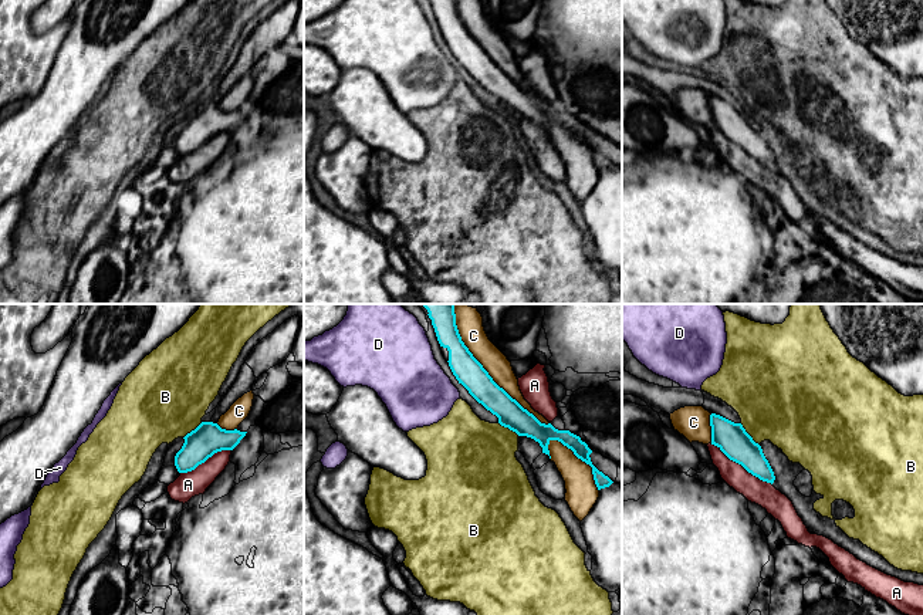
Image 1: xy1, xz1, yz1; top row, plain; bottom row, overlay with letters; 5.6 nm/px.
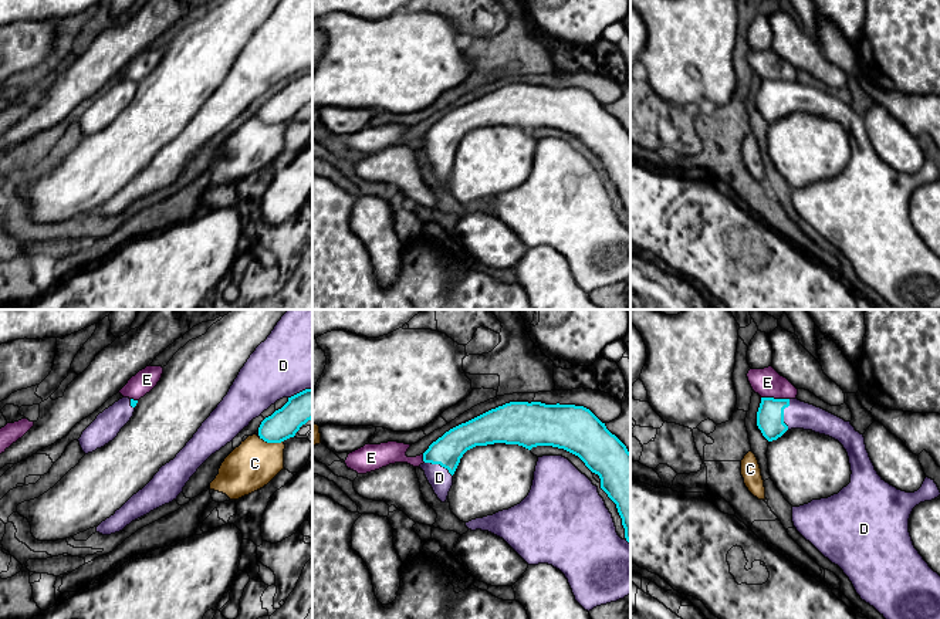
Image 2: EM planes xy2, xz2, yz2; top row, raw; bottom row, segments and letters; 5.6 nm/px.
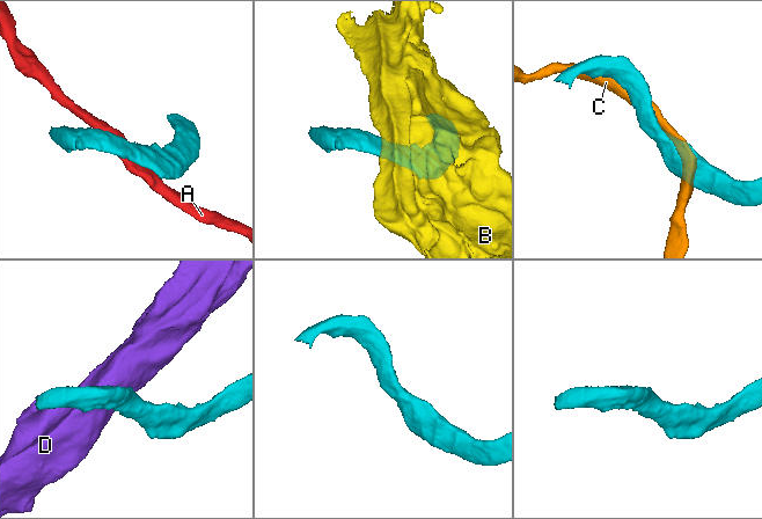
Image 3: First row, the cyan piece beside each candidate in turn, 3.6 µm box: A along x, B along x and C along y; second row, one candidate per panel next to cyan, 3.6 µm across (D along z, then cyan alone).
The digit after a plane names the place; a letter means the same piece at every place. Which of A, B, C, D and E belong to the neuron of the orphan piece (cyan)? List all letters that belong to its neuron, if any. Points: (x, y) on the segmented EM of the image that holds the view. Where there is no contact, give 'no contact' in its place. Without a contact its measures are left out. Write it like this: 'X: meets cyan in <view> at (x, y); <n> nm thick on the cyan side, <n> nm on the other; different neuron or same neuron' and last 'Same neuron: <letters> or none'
A: meets cyan in yz1 at (741, 465); 180 nm thick on the cyan side, 140 nm on the other; different neuron
B: meets cyan in yz1 at (749, 435); 180 nm thick on the cyan side, 460 nm on the other; different neuron
C: meets cyan in xz1 at (486, 371); 160 nm thick on the cyan side, 140 nm on the other; different neuron
D: meets cyan in yz2 at (783, 415); 160 nm thick on the cyan side, 160 nm on the other; same neuron
E: meets cyan in yz2 at (775, 399); 160 nm thick on the cyan side, 170 nm on the other; different neuron
Same neuron: D

